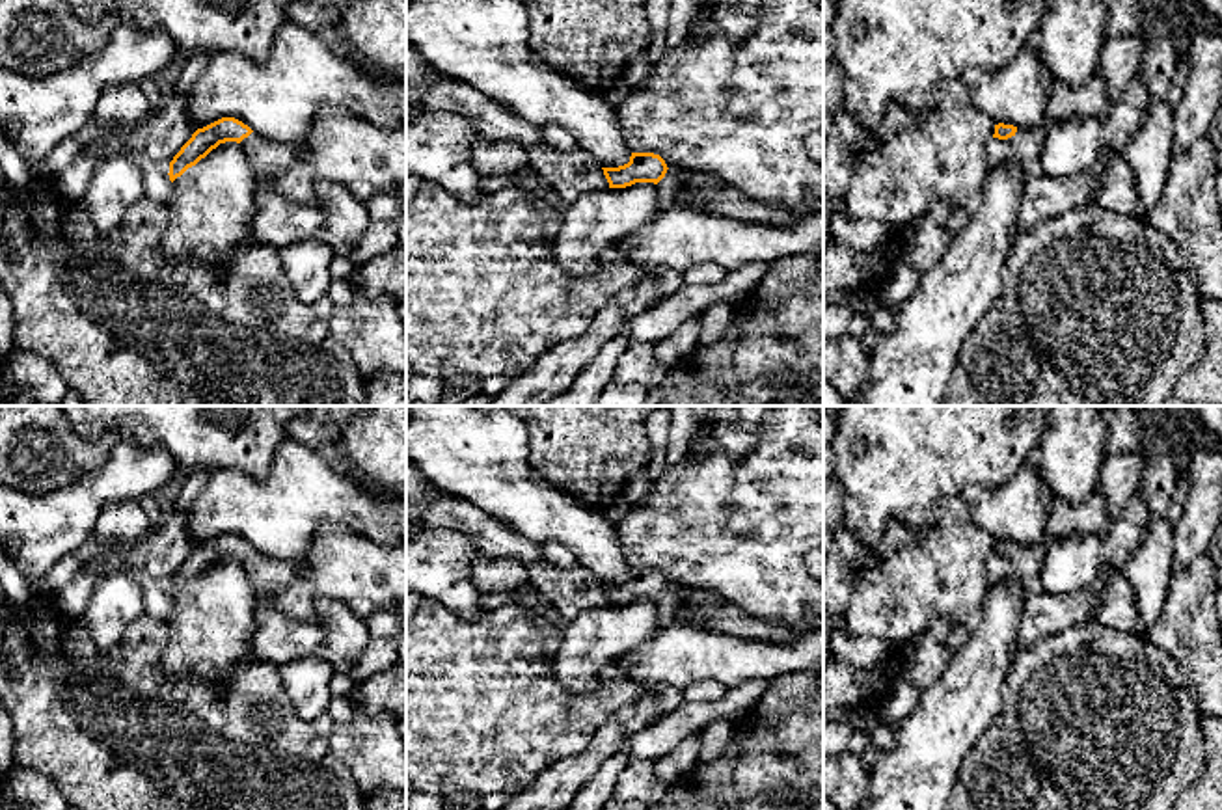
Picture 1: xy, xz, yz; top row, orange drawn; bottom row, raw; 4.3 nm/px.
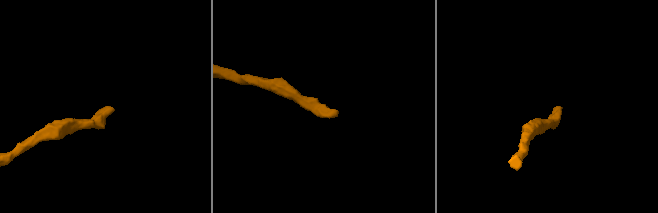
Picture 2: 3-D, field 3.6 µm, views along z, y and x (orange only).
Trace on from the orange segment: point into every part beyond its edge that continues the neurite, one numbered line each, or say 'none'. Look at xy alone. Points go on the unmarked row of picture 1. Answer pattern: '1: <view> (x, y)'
1: xy (265, 574)

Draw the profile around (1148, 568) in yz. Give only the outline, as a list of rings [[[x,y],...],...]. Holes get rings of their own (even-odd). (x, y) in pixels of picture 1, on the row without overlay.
[[[1153,516],[1142,542],[1121,564],[1121,574],[1134,588],[1140,611],[1138,635],[1147,637],[1157,622],[1172,581],[1174,525],[1164,516]]]

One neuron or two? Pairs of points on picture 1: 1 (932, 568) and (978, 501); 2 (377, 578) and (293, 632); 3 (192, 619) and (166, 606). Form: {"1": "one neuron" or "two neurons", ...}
{"1": "two neurons", "2": "two neurons", "3": "two neurons"}

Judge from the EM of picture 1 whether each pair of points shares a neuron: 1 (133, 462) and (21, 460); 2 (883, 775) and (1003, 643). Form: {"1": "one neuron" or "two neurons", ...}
{"1": "two neurons", "2": "one neuron"}

